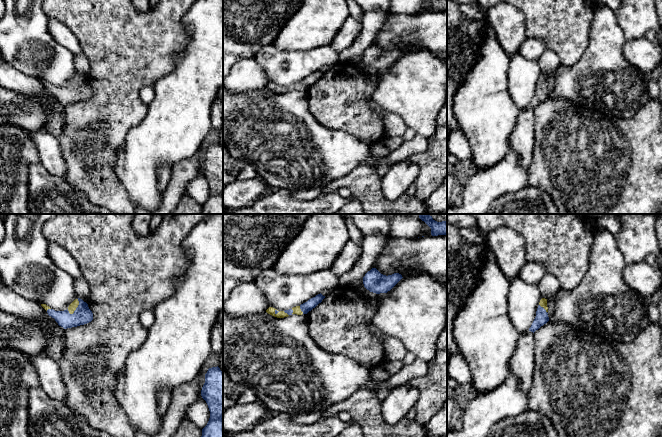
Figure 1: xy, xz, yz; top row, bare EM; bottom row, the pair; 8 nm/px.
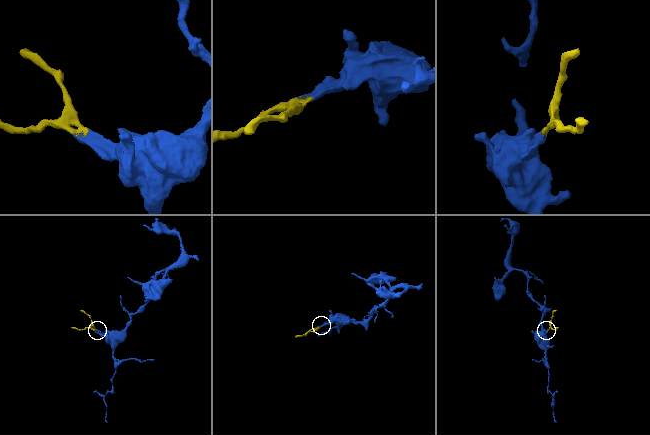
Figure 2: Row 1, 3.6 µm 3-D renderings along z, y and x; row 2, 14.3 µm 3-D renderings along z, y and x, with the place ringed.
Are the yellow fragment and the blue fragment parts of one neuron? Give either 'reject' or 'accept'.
accept

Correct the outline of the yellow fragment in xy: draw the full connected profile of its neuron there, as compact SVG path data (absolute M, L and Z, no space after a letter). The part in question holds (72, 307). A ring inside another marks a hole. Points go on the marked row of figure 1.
M80 298L75 299L64 311L55 311L46 304L41 304L41 306L64 329L84 325L93 320L93 313L88 304Z

